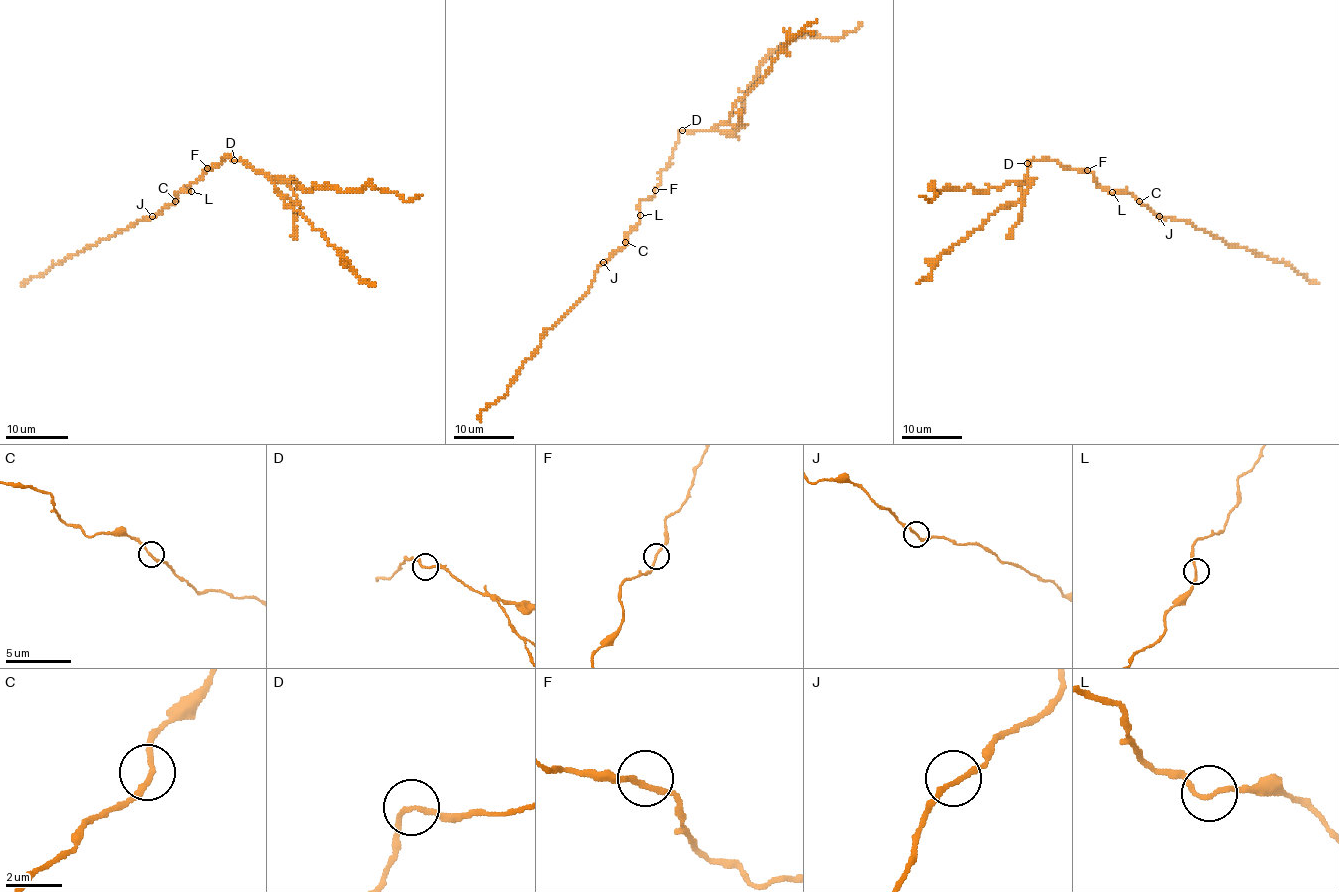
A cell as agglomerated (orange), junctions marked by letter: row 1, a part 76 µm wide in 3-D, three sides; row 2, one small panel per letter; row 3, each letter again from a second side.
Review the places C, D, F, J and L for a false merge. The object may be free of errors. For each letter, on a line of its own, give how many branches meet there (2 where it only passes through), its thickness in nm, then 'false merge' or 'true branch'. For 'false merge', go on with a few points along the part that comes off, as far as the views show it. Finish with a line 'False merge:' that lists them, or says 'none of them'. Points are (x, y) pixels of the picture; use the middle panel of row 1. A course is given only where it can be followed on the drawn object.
C: branches 2; calibre 180 nm; true branch
D: branches 2; calibre 170 nm; false merge; course (682, 130), (735, 130), (757, 68), (781, 44), (811, 32), (840, 38), (861, 23)
F: branches 2; calibre 190 nm; true branch
J: branches 2; calibre 170 nm; true branch
L: branches 2; calibre 160 nm; true branch
False merge: D

